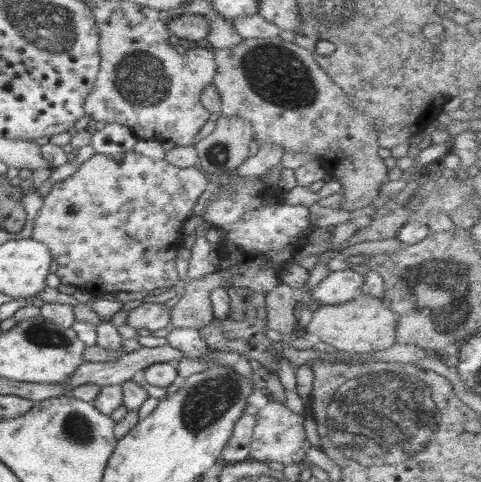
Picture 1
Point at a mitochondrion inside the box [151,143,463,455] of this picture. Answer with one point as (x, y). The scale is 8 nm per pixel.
(210, 399)

